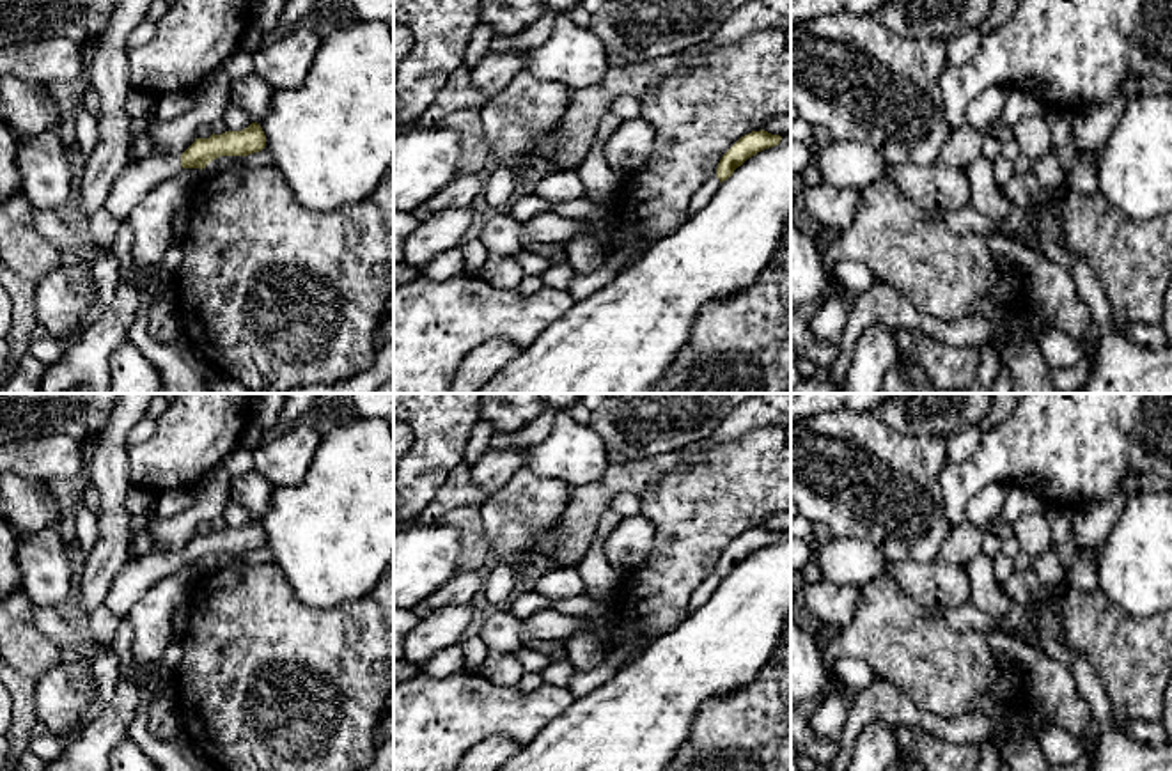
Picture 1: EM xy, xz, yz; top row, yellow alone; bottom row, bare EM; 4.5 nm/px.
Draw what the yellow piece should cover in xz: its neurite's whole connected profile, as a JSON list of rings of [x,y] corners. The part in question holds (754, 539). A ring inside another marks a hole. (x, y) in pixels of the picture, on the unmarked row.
[[[764,526],[752,528],[741,533],[720,557],[716,565],[716,574],[720,580],[727,578],[738,564],[741,564],[748,555],[757,549],[778,542],[780,532],[771,532]]]

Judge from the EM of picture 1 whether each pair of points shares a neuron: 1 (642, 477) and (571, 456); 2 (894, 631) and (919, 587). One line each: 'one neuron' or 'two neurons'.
1: two neurons
2: two neurons

